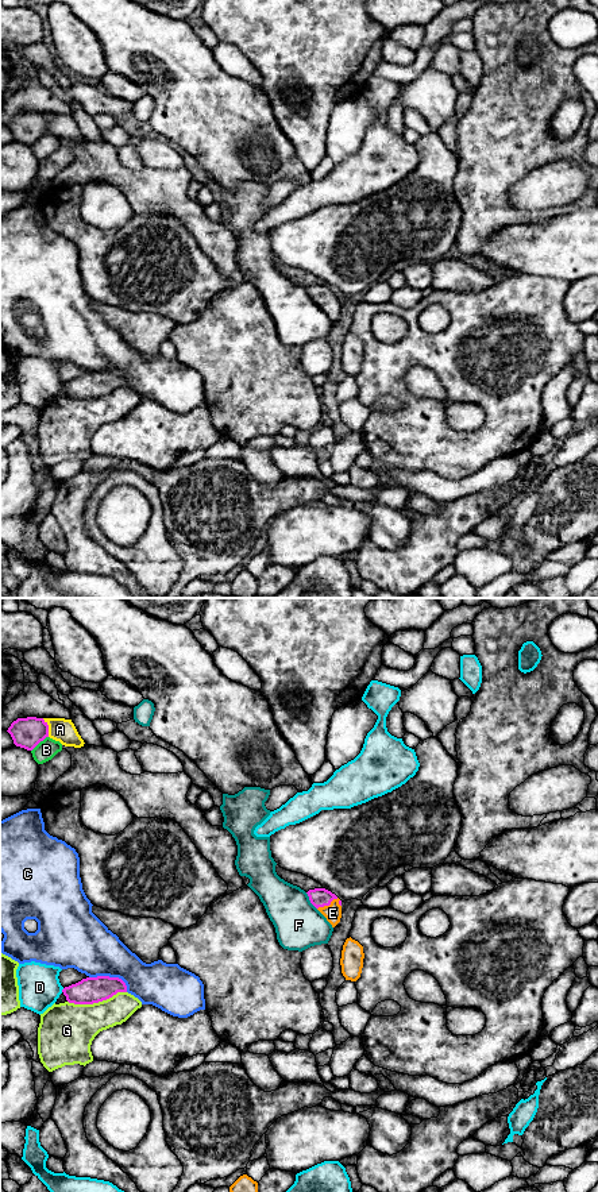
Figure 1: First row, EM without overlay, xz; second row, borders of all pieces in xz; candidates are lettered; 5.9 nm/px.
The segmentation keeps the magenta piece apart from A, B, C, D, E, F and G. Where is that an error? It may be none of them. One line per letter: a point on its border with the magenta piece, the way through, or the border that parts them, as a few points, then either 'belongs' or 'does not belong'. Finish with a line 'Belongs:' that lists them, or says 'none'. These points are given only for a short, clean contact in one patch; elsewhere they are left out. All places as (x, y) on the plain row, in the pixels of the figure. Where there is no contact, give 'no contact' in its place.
A: xz (47, 123) | does not belong
B: xz (39, 137) | does not belong
C: xz (111, 373) | does not belong
D: xz (62, 385) | does not belong
E: xz (328, 300) | across xz (319, 292), (328, 300), (332, 308) | belongs
F: xz (309, 294) | does not belong
G: xz (96, 397) | does not belong
Belongs: E

